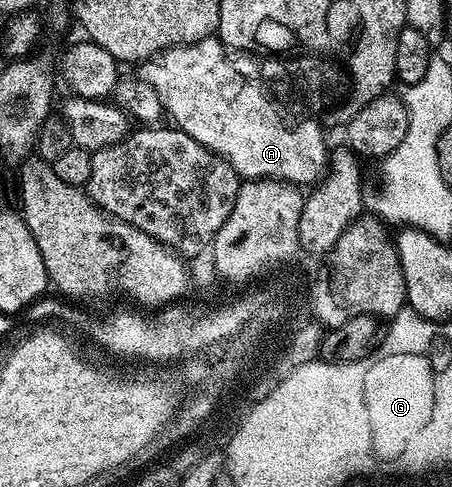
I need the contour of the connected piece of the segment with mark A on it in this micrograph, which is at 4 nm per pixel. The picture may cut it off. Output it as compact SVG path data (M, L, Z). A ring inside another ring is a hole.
M210 37L207 39L201 39L197 43L191 43L184 47L170 48L168 51L164 52L163 60L165 59L165 63L157 63L161 61L146 62L144 66L140 68L139 75L140 78L146 79L147 82L153 86L155 93L159 93L159 101L161 102L164 114L168 116L168 118L170 115L170 117L174 119L170 120L176 124L179 130L183 133L187 133L195 141L199 141L199 145L203 145L205 148L207 148L207 150L214 151L215 154L223 156L223 158L225 158L226 161L236 169L242 180L248 181L251 179L279 179L294 185L306 185L305 183L313 182L313 184L316 184L318 180L320 180L322 176L326 174L327 168L331 162L330 148L325 148L325 135L323 132L321 132L320 125L317 124L320 122L318 122L316 118L305 117L302 118L302 123L284 123L284 121L281 120L282 108L278 106L278 104L274 102L272 98L270 98L270 96L267 94L267 91L267 96L265 96L264 89L261 88L255 80L248 79L248 77L245 75L240 75L240 73L237 72L236 65L233 64L231 60L229 60L228 54L230 55L230 52L227 50L225 44L221 42L220 38Z

